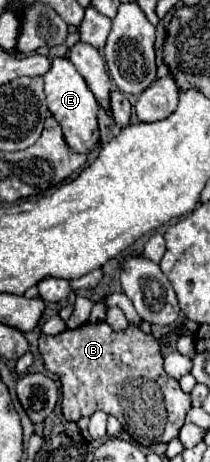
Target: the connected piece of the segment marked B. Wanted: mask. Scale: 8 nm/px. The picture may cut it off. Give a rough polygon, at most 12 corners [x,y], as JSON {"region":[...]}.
{"region":[[105,321],[39,351],[67,421],[101,409],[141,445],[179,435],[189,393],[159,341]]}

